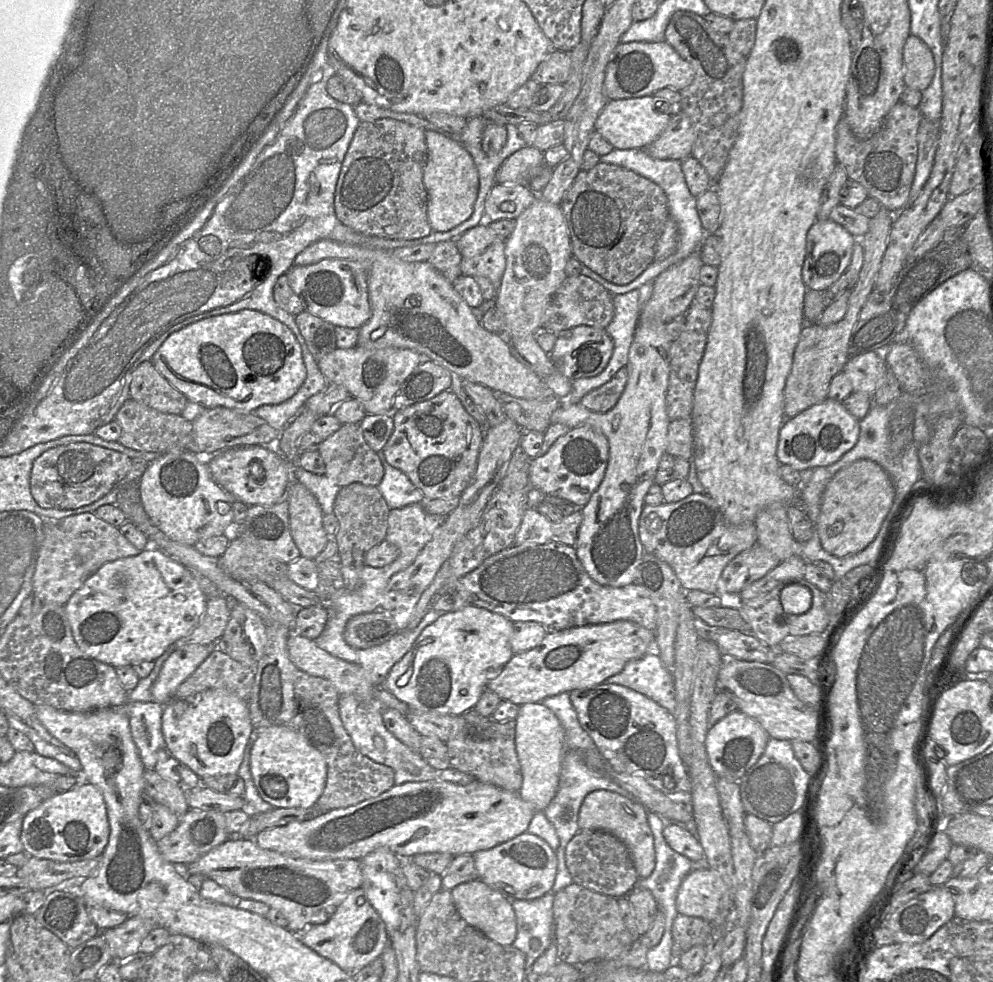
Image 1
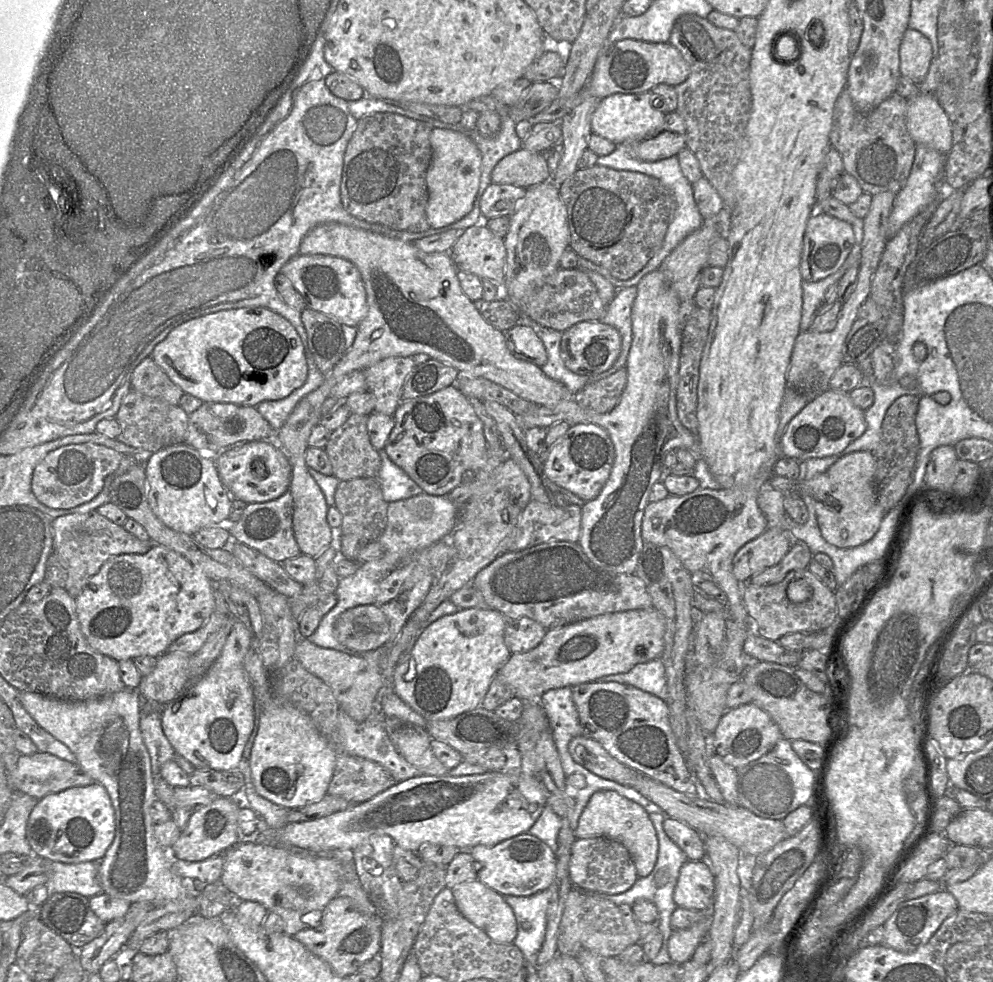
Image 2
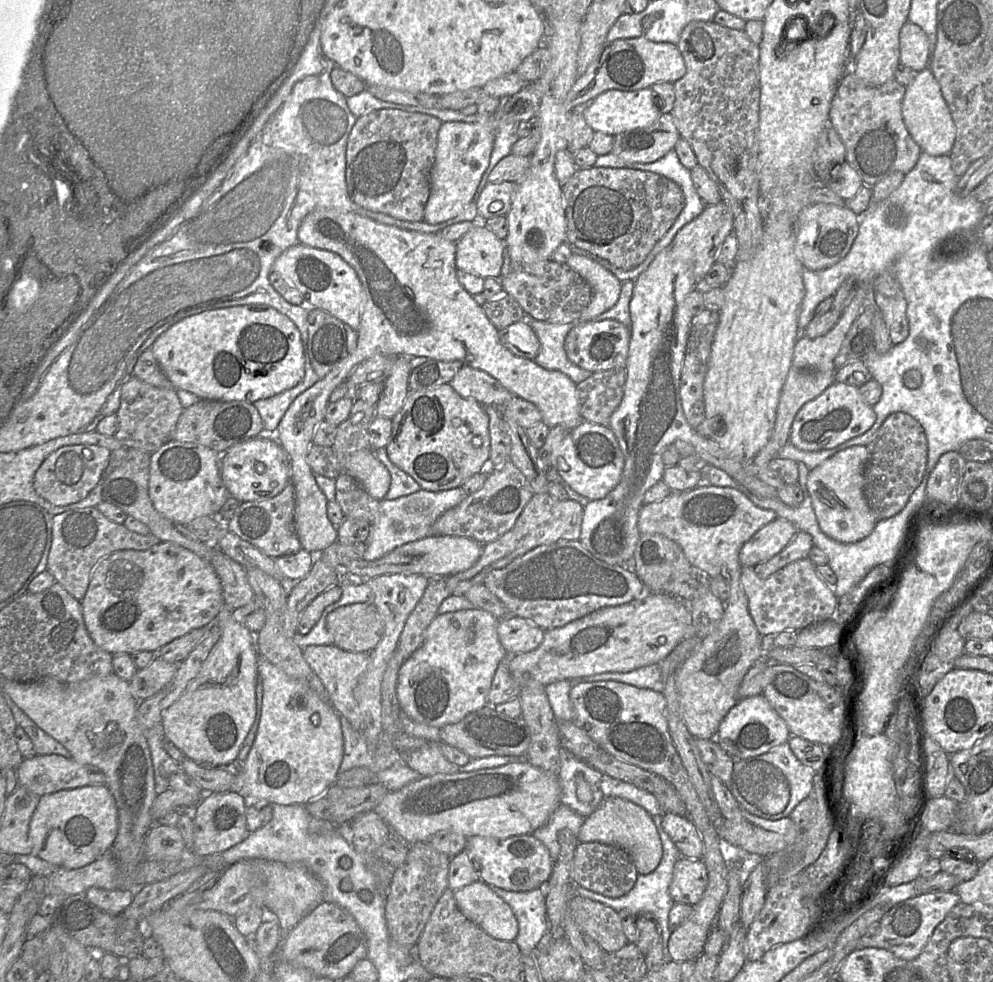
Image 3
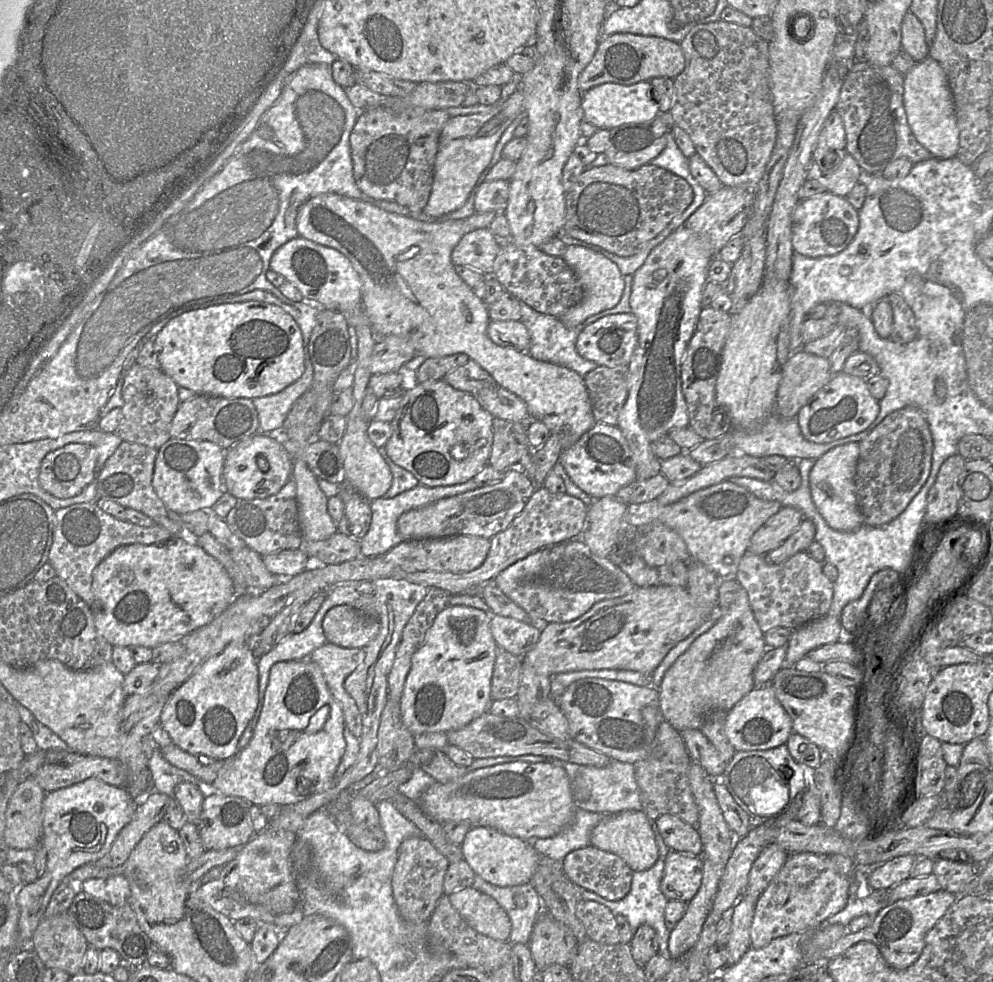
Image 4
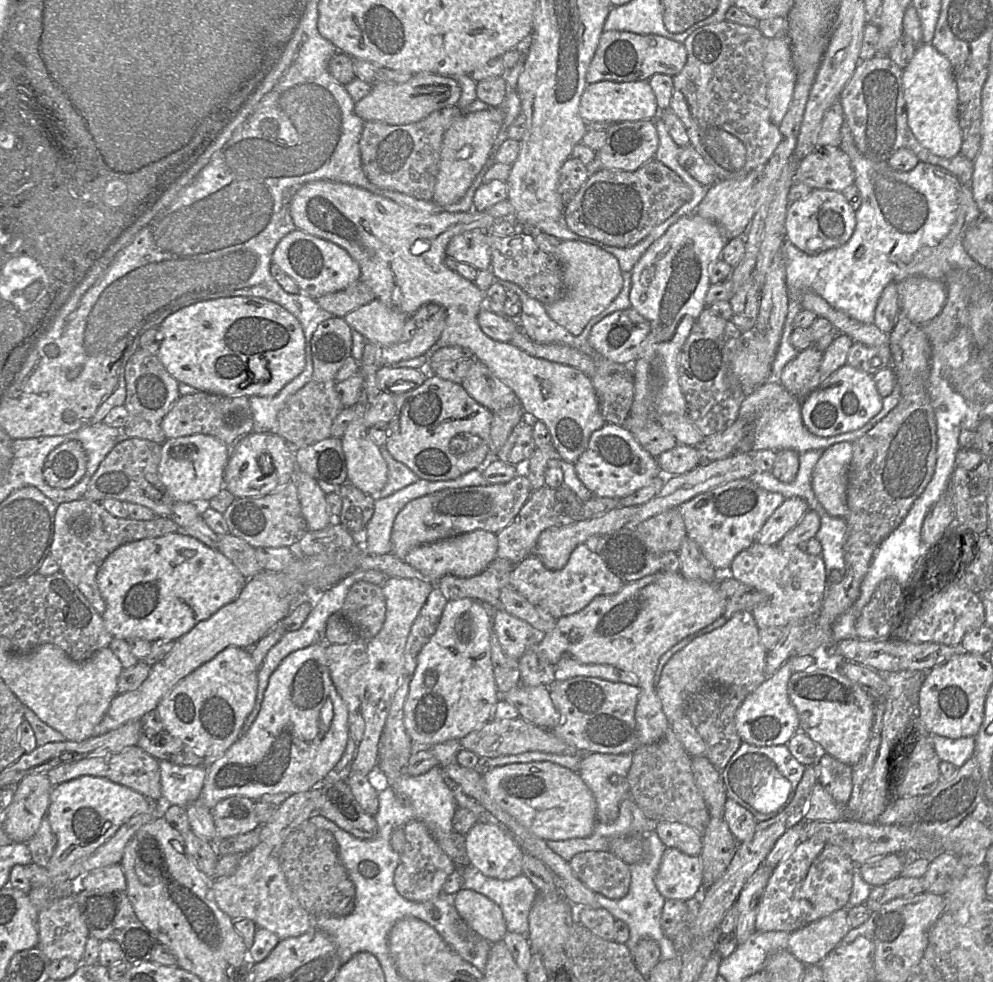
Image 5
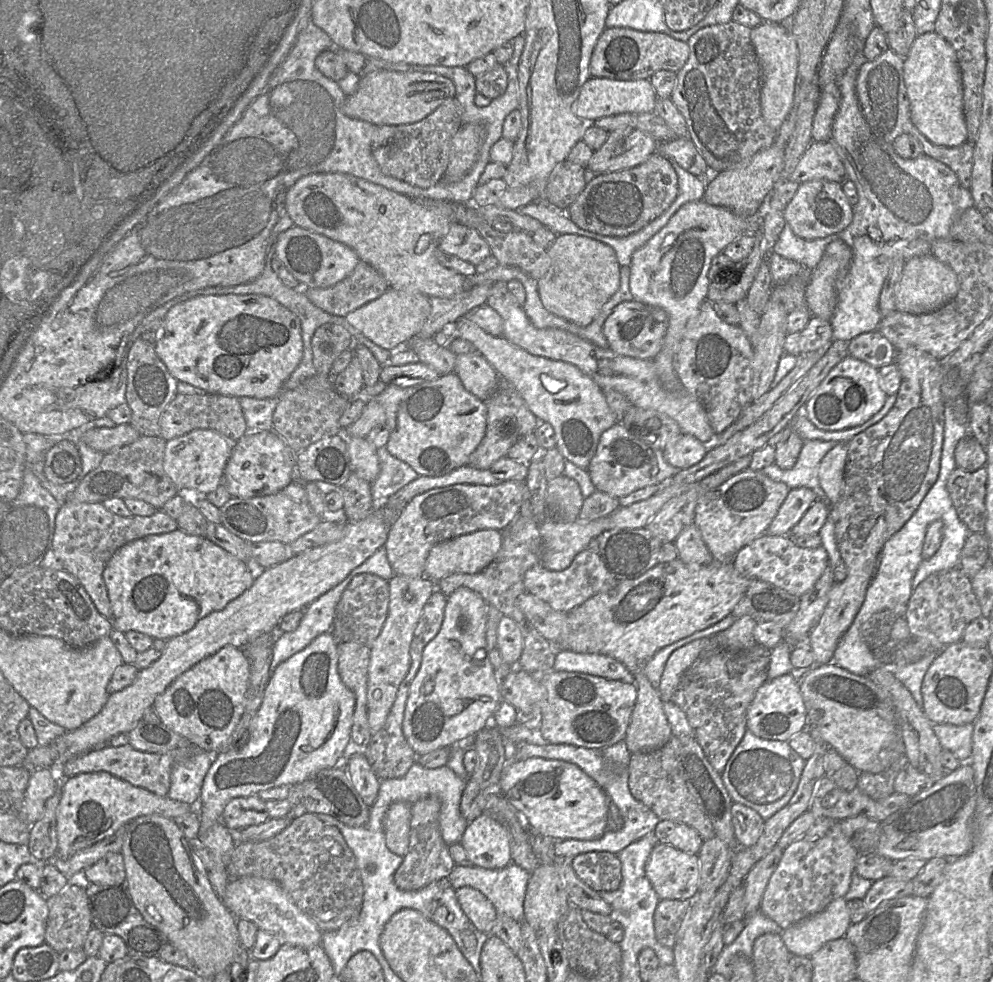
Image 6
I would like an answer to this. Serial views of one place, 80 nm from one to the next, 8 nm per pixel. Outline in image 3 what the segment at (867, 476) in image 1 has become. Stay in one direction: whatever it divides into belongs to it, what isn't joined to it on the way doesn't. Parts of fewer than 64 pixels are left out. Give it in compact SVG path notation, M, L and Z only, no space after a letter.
M856 445L837 452L808 474L806 487L817 522L822 532L837 542L858 542L869 536L878 522L865 495L867 461L867 447Z

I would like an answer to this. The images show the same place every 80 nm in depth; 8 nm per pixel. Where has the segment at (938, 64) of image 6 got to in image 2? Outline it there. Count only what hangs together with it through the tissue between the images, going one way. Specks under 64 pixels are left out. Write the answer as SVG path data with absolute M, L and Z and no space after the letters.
M920 92L907 100L907 129L915 143L948 154L952 148L952 126L935 94Z

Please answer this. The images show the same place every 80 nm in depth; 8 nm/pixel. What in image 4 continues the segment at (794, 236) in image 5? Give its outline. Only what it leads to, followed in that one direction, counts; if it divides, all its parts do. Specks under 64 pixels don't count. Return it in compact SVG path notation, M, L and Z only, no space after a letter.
M825 191L822 194L802 199L797 204L792 214L792 248L794 252L810 258L832 256L843 251L850 244L858 228L858 211L845 197Z

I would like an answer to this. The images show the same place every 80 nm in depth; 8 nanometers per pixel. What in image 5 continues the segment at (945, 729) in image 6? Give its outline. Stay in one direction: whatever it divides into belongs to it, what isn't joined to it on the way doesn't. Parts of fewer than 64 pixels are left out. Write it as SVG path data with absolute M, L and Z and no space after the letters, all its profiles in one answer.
M930 733L935 751L941 761L948 761L960 768L975 751L975 736L958 739Z

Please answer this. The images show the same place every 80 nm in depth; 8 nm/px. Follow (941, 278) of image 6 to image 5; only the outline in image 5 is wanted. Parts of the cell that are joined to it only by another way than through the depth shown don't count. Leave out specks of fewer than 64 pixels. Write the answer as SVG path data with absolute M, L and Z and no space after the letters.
M912 276L897 283L901 312L916 324L924 324L938 315L947 300L941 280Z

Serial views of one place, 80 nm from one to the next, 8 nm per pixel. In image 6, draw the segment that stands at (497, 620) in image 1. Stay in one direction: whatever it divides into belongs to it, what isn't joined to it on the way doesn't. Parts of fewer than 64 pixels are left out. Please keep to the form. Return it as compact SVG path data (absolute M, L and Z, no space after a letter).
M464 587L447 597L441 628L424 647L404 710L402 731L417 756L471 741L491 723L502 701L487 651L487 605L479 594Z

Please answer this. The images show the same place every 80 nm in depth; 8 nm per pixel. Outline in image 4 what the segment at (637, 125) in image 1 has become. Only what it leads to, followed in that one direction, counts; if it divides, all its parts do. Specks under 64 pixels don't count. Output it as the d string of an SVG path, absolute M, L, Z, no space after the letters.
M641 81L632 85L605 83L596 86L582 95L583 120L598 129L619 127L625 124L639 124L654 120L659 114L658 104L652 97L649 81Z

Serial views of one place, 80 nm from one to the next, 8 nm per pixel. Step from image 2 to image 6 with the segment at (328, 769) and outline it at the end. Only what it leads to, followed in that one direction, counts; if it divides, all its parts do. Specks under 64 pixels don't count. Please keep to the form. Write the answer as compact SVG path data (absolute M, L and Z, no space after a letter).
M332 632L317 636L307 647L281 662L271 673L257 713L251 719L247 734L233 746L213 757L204 778L197 807L201 832L207 832L217 822L227 803L237 797L257 795L278 786L292 786L317 772L336 767L346 748L351 745L351 726L355 708L354 693L342 682L338 672L338 640Z

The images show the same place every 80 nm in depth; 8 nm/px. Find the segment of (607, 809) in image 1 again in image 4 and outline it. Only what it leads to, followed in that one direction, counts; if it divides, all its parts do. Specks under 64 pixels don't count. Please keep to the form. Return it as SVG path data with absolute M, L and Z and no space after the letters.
M626 810L607 816L592 830L590 844L619 856L633 871L644 871L651 868L659 856L650 819L643 811Z

